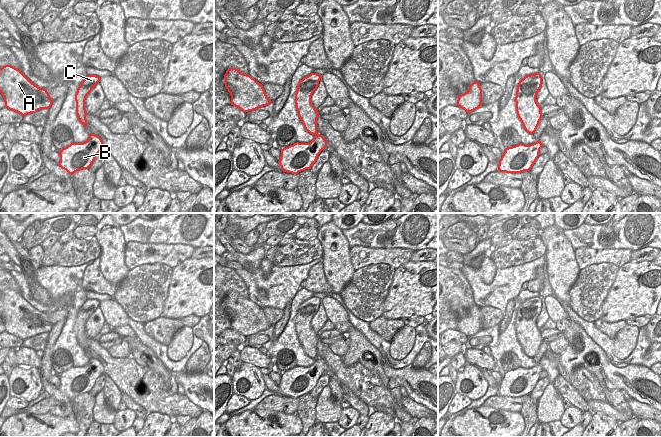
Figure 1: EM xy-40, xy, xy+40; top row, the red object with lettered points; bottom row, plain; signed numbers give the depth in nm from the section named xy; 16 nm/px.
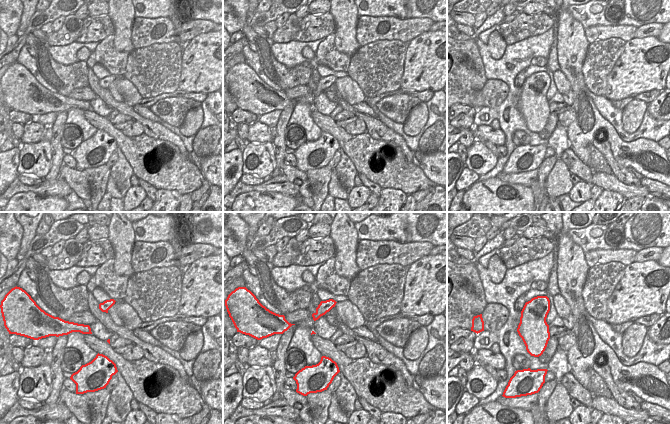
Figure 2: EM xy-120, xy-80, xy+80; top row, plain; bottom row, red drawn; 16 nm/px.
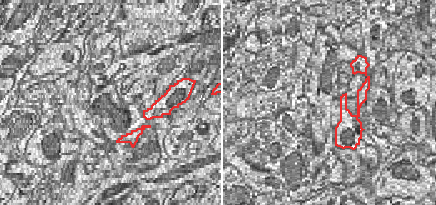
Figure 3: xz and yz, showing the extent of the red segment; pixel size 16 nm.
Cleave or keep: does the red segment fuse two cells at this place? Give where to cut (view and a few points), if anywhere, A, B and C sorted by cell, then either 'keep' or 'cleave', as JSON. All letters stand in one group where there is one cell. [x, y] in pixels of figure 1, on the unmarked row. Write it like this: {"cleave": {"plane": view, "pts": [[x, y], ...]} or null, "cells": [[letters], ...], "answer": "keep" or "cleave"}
{"cleave": null, "cells": [["A", "B", "C"]], "answer": "keep"}

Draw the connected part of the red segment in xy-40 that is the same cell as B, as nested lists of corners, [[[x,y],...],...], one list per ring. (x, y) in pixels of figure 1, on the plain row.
[[[90,357],[89,362],[83,367],[71,367],[60,374],[59,391],[73,399],[75,396],[88,393],[95,384],[96,379],[104,374],[102,363]]]

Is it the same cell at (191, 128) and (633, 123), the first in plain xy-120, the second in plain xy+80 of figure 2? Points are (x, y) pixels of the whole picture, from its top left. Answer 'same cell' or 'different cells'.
same cell

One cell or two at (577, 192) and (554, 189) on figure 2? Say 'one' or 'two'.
two

